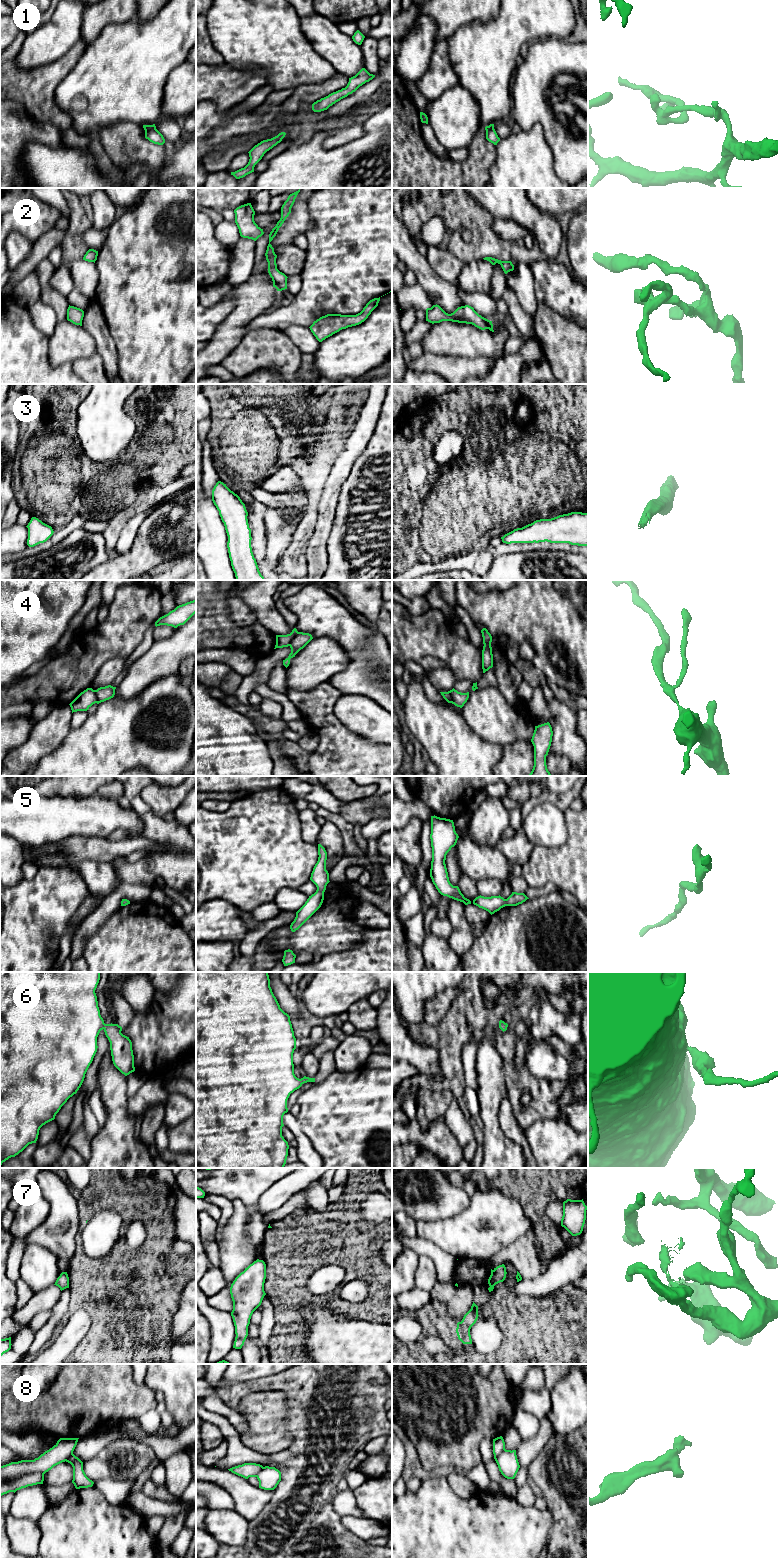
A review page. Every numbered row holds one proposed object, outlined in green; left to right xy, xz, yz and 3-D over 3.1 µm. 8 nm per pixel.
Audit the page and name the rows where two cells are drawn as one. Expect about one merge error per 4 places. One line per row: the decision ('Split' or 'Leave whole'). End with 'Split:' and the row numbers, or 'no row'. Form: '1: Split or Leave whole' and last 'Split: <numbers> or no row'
1: Leave whole
2: Leave whole
3: Leave whole
4: Split
5: Leave whole
6: Leave whole
7: Split
8: Leave whole
Split: 4, 7

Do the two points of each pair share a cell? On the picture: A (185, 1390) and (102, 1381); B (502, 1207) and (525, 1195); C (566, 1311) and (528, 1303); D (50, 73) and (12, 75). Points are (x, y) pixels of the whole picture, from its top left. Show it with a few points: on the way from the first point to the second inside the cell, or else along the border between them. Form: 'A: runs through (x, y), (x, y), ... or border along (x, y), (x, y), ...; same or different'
A: border along (144, 1385), (154, 1392); different
B: border along (496, 1188), (514, 1198), (529, 1220); different
C: runs through (557, 1312), (537, 1312); same
D: runs through (41, 77), (21, 77); same

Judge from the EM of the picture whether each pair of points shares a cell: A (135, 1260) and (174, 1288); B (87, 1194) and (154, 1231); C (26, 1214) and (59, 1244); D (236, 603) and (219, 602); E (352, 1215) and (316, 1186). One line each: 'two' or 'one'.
A: one
B: one
C: two
D: two
E: two

